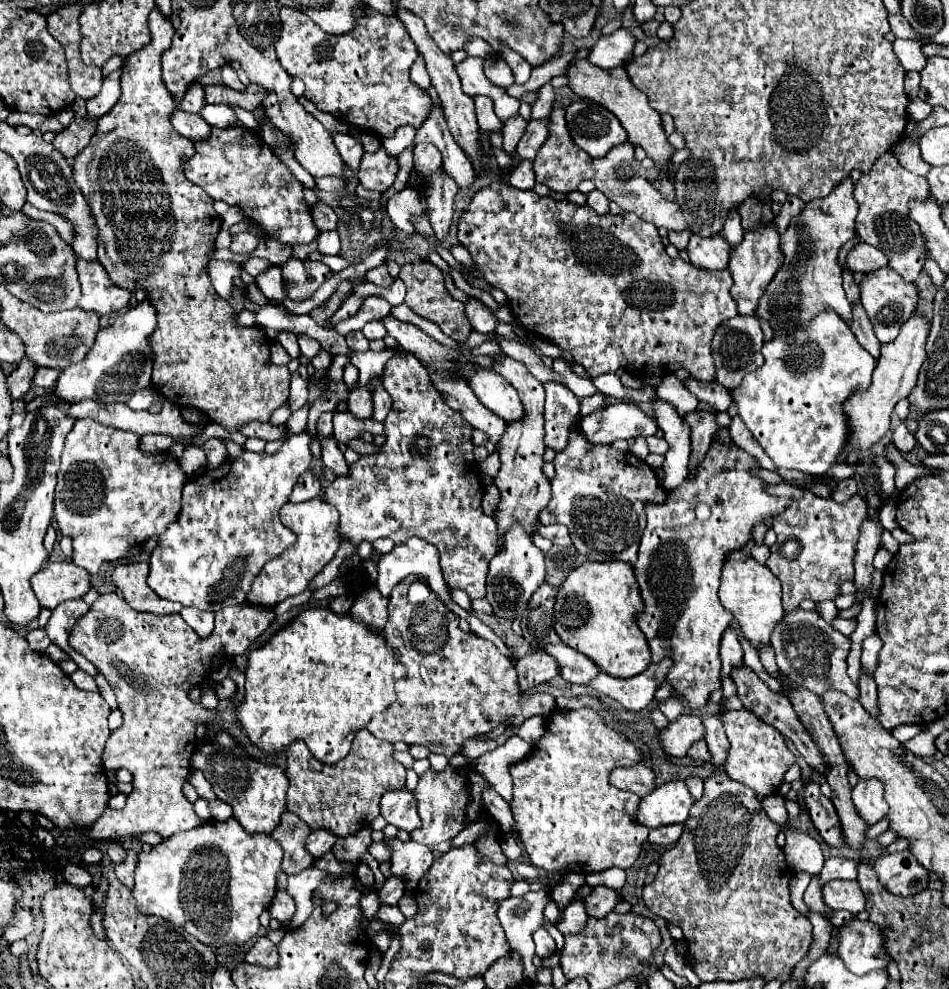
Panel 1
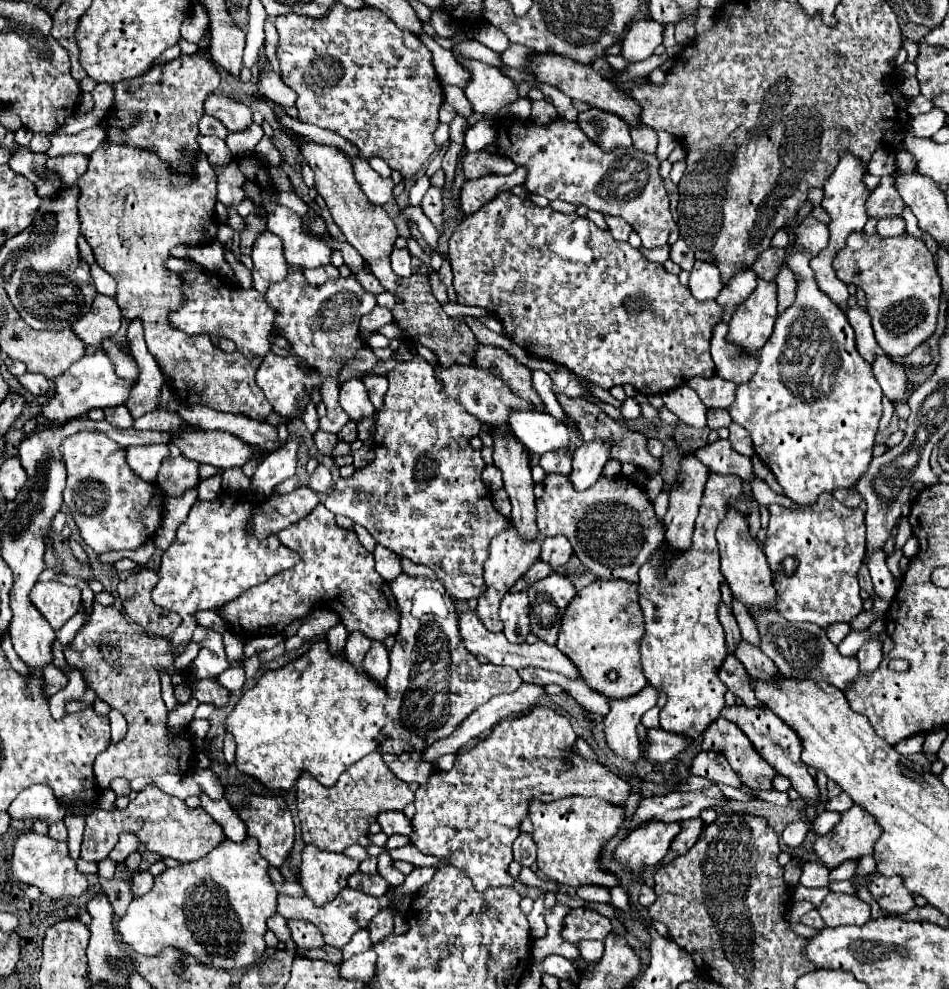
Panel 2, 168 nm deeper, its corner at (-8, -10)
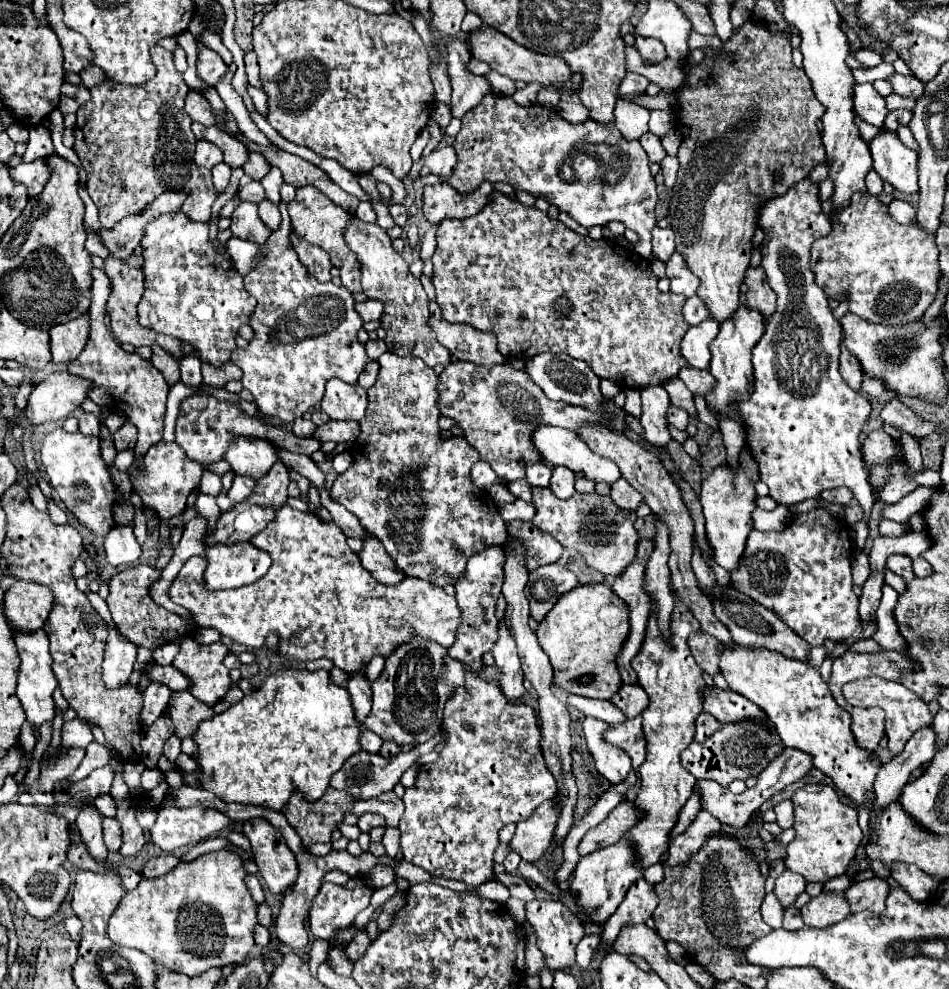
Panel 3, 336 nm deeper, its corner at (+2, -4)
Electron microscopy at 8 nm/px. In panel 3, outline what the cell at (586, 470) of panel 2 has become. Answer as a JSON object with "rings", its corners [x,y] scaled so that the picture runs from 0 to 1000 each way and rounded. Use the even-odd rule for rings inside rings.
{"rings":[[[585,471],[583,473],[579,493],[581,493],[581,497],[585,497],[585,502],[600,504],[606,497],[604,489],[606,489],[606,479],[600,473],[595,473],[595,471]]]}

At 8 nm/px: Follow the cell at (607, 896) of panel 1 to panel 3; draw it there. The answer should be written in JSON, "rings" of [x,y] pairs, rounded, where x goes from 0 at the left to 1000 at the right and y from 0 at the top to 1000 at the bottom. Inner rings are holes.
{"rings":[[[562,910],[553,914],[553,928],[566,944],[566,959],[574,967],[579,981],[600,981],[606,977],[606,957],[614,948],[614,934],[591,910]]]}

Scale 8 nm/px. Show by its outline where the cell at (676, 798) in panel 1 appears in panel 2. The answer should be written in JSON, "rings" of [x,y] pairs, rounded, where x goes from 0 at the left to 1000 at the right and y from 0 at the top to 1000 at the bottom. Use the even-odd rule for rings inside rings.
{"rings":[[[680,831],[680,835],[667,837],[667,841],[650,855],[648,870],[663,876],[669,886],[678,876],[692,874],[705,859],[705,853],[715,843],[718,831]]]}

